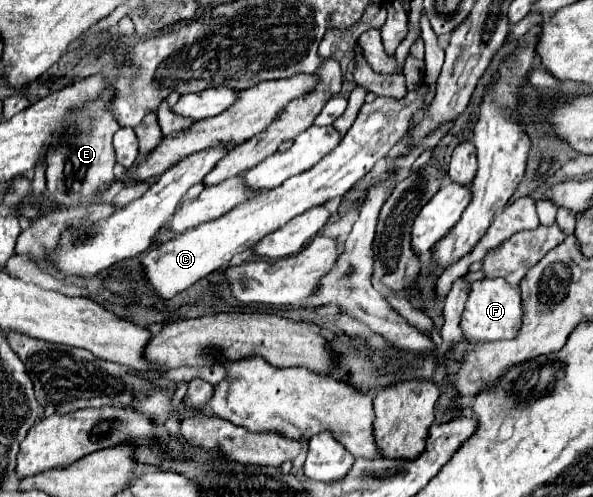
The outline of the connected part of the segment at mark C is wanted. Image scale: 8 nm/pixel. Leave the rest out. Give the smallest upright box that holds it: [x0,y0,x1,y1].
[139,84,425,300]

